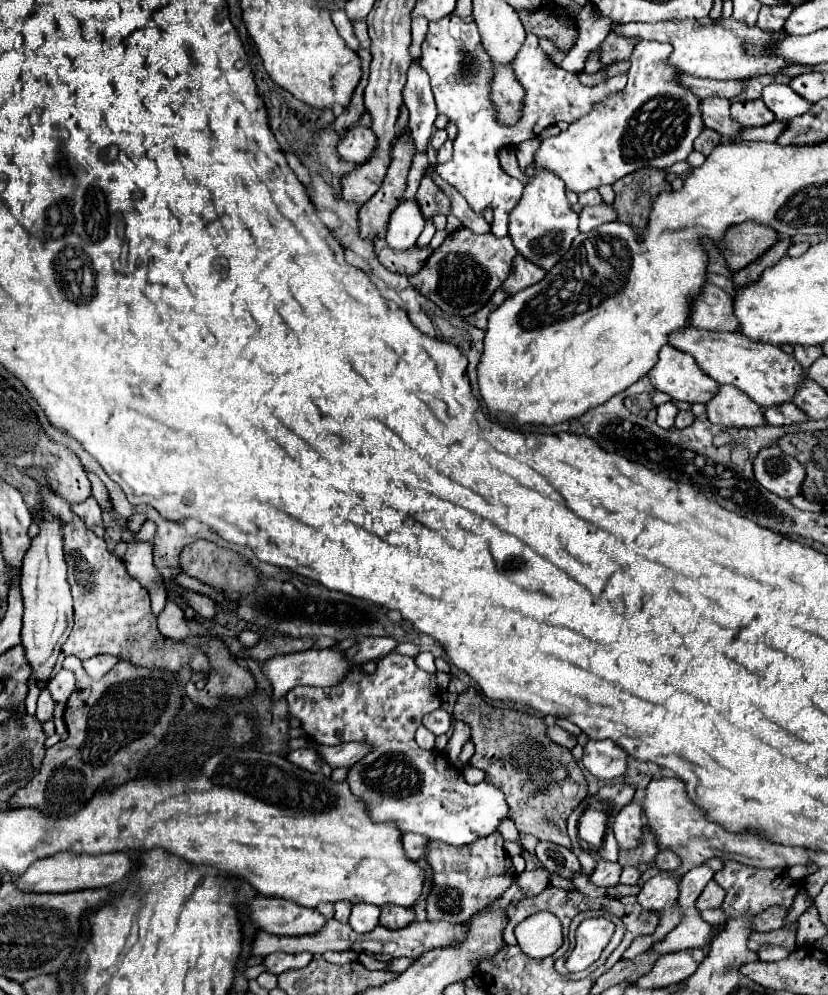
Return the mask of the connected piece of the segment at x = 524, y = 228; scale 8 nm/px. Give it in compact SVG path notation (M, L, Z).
M528 165L524 169L524 175L528 177L528 183L524 185L522 199L510 213L510 239L518 247L520 255L524 255L528 261L544 267L550 271L558 259L568 251L578 231L578 213L572 211L568 199L564 181L556 177L552 171L536 169L534 165Z

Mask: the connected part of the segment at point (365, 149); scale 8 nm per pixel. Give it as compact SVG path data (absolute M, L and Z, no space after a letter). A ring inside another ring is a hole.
M352 127L350 131L346 131L338 143L338 151L342 155L342 159L348 159L356 165L366 163L374 151L376 151L376 135L372 129L364 129L364 127Z

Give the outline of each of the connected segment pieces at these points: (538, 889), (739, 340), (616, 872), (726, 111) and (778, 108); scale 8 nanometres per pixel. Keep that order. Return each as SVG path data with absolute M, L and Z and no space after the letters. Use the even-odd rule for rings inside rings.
M534 869L534 871L524 871L520 875L516 875L516 885L520 887L520 891L528 897L540 895L546 887L548 887L548 871L546 869Z
M690 325L686 329L672 333L670 345L684 353L690 353L706 375L716 379L720 385L728 383L738 387L750 399L754 399L762 409L790 403L798 387L806 379L806 371L792 355L786 355L776 345L756 343L742 333L736 335L736 333L718 333L718 331L696 331Z
M600 863L600 867L596 867L596 873L590 877L590 881L598 887L616 887L620 873L622 867L618 863Z
M708 97L702 101L704 111L704 125L718 131L722 139L738 137L744 127L730 117L730 101L722 97Z
M772 83L772 85L764 87L762 101L776 115L778 121L790 121L812 109L812 103L808 103L804 97L800 97L790 85Z

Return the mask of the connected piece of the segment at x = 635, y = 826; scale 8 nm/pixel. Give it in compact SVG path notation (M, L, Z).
M632 801L616 815L616 821L614 821L614 835L616 835L618 847L620 849L634 849L640 843L644 843L642 829L644 829L644 823L642 823L640 803Z

